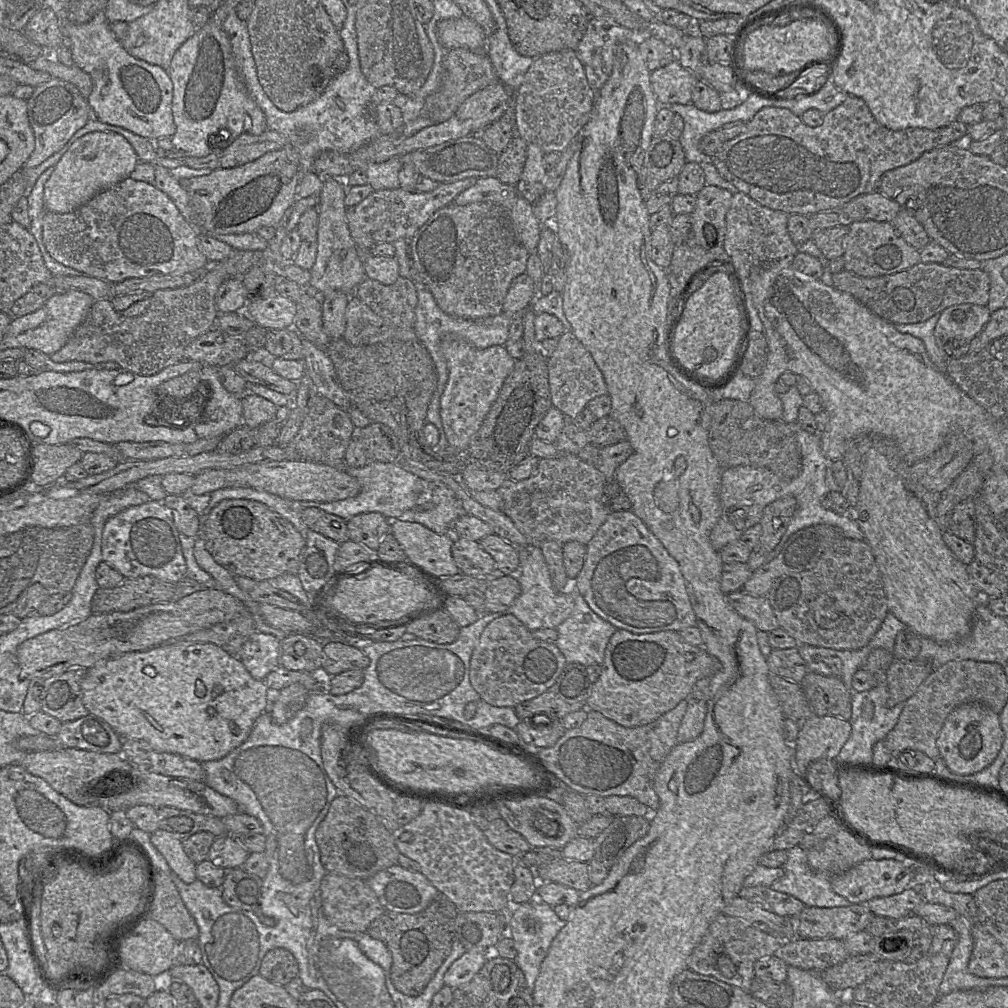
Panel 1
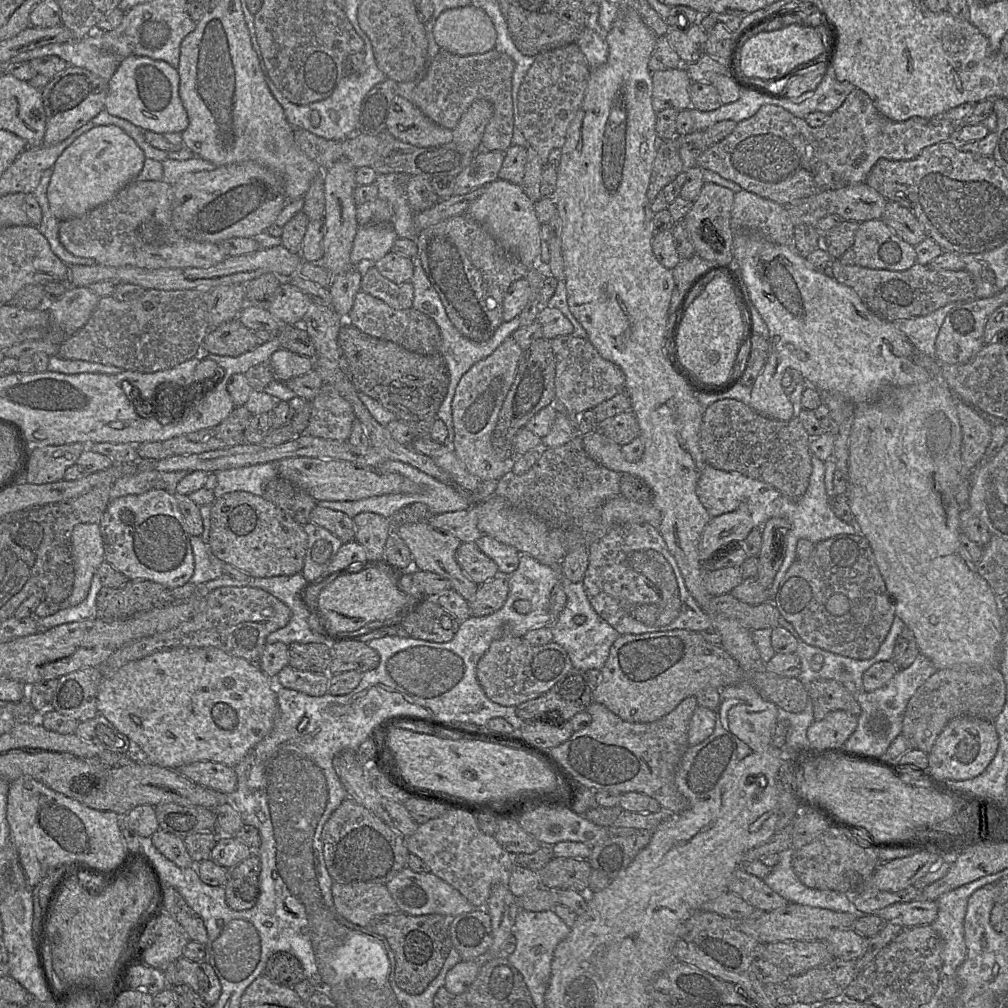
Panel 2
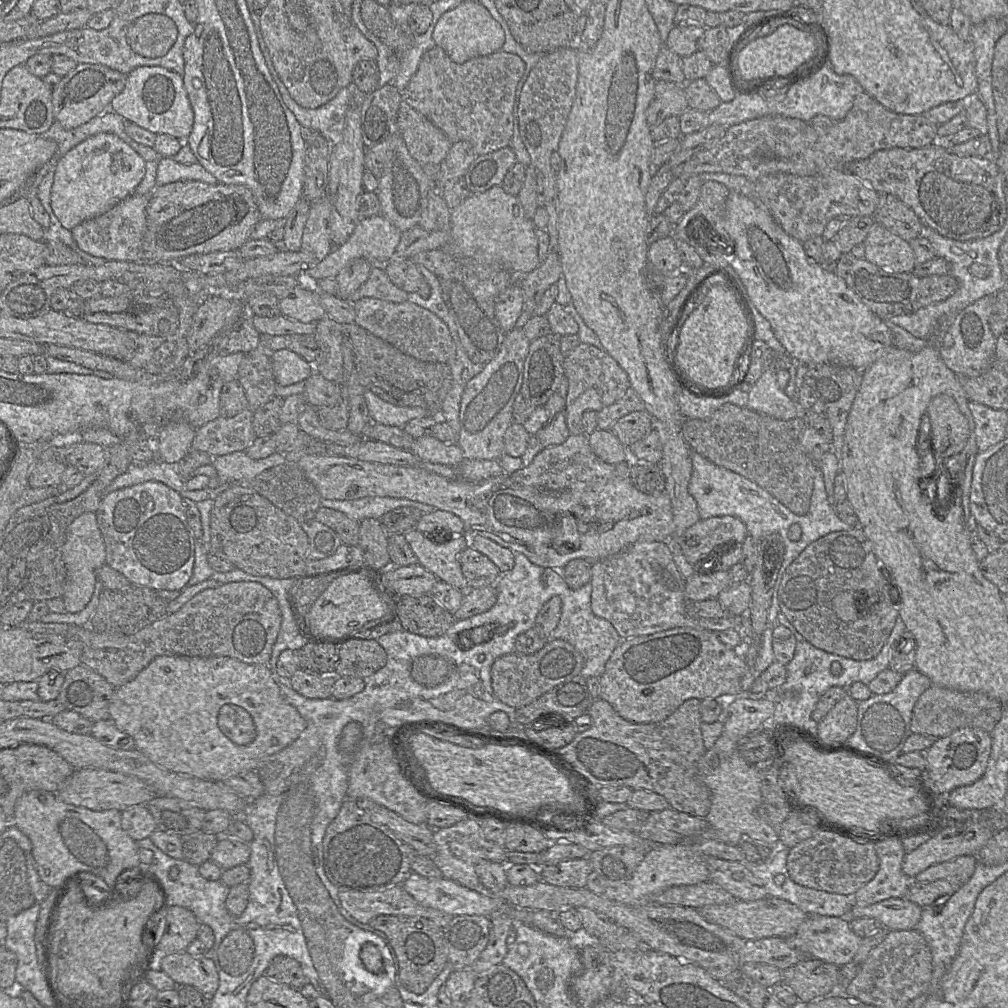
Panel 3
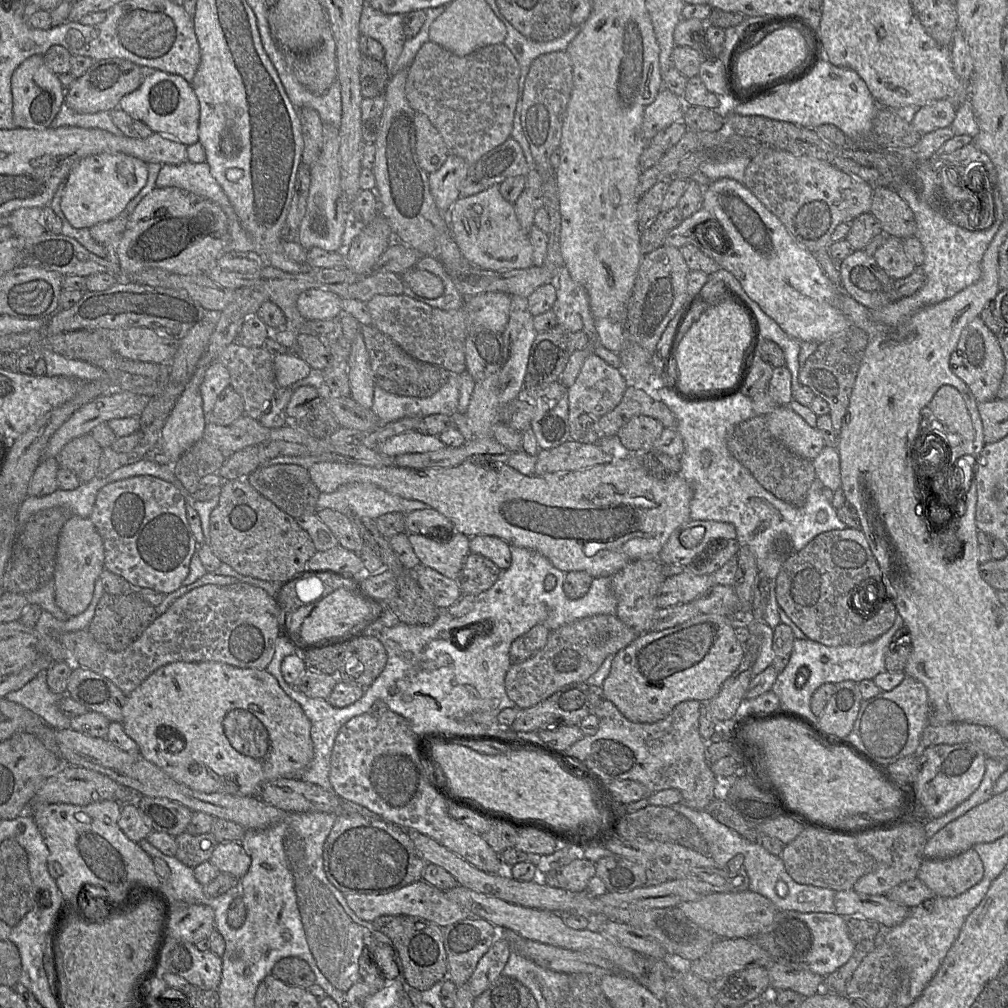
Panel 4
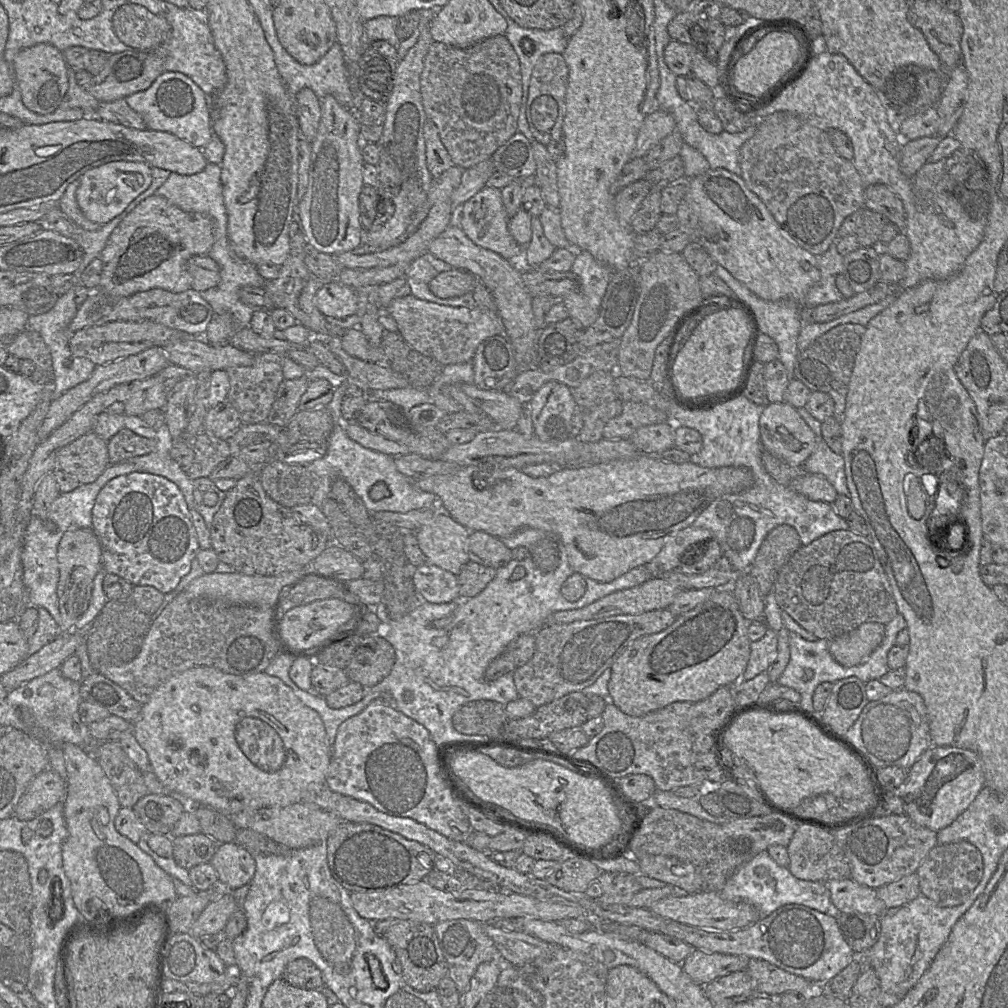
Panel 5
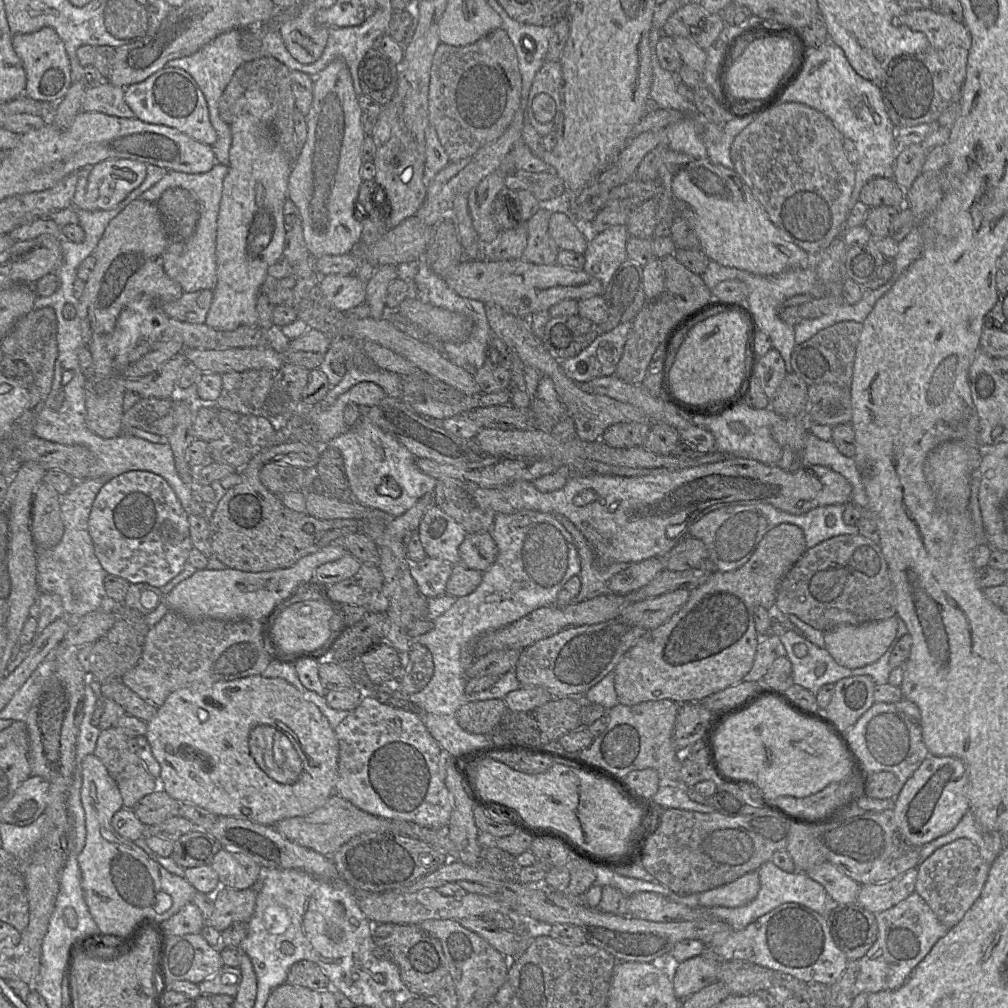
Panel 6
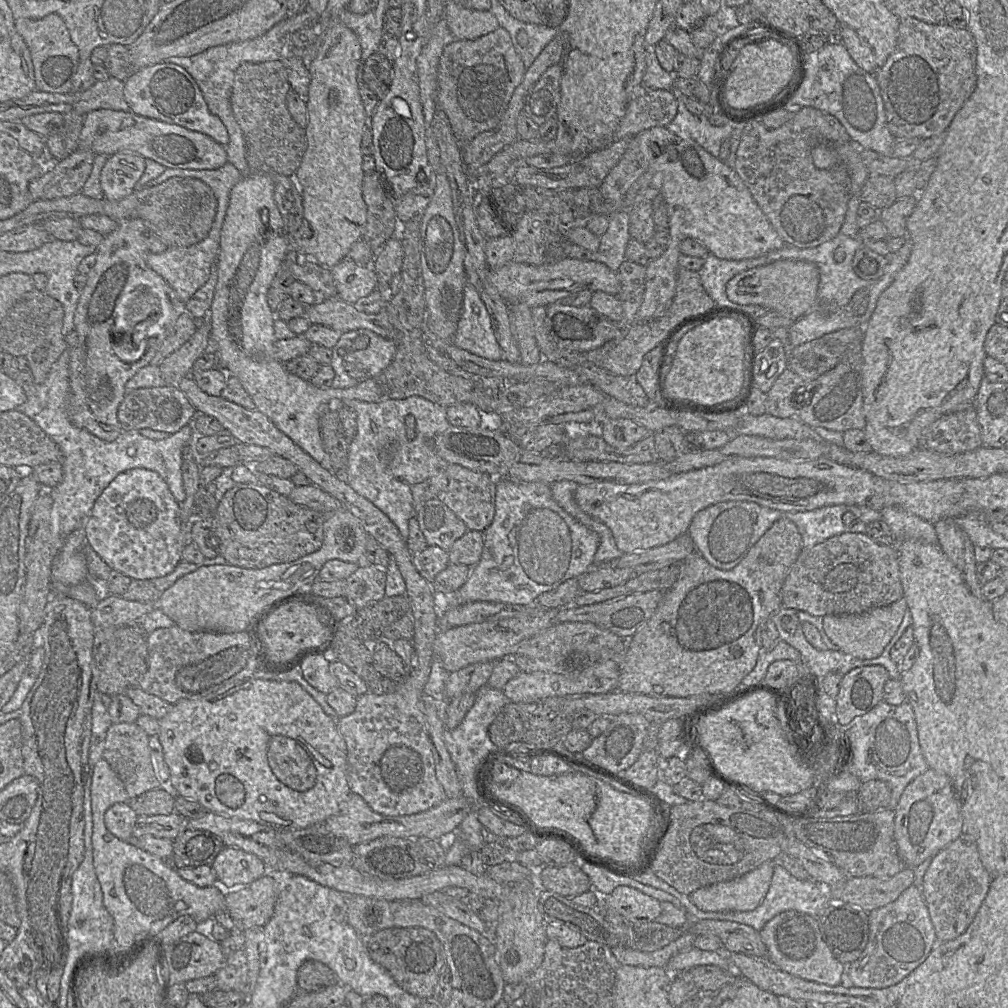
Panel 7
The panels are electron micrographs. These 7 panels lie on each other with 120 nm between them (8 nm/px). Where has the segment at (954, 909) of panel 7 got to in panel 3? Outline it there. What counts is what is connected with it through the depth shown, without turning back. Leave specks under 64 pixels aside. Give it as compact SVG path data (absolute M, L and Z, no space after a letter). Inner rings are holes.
M962 855L950 861L931 865L916 875L917 882L933 882L948 880L952 883L965 884L975 872L977 865L976 856Z

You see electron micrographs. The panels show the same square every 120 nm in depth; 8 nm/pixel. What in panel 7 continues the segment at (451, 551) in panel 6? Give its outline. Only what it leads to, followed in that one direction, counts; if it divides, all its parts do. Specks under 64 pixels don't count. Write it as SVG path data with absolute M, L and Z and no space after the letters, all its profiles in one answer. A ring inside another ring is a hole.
M437 497L427 501L415 516L428 546L438 546L447 552L468 531L466 524Z

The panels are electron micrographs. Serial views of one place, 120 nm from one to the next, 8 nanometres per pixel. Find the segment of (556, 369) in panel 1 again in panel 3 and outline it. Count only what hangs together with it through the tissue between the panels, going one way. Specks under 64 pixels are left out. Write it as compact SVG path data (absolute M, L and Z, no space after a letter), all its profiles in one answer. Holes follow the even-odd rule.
M580 343L564 356L563 371L568 380L565 410L570 435L581 434L581 418L585 411L599 412L620 399L630 387L628 375L621 366L604 350L586 343Z

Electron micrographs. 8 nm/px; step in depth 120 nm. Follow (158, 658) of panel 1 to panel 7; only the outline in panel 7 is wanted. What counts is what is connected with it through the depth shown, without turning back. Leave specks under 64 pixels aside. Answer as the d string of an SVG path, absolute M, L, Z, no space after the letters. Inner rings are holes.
M247 678L226 684L218 691L200 698L185 698L172 704L170 711L159 719L158 738L164 761L169 768L167 786L175 794L199 803L206 811L232 819L257 822L275 831L297 830L323 824L337 814L349 796L347 783L347 749L338 731L336 719L327 716L319 704L296 682Z

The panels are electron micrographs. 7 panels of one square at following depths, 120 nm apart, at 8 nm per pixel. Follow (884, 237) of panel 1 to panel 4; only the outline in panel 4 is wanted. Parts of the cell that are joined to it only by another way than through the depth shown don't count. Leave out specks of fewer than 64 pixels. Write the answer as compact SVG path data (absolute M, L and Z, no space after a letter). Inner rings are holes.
M887 236L873 255L877 265L893 280L909 276L916 265L904 251L902 240Z

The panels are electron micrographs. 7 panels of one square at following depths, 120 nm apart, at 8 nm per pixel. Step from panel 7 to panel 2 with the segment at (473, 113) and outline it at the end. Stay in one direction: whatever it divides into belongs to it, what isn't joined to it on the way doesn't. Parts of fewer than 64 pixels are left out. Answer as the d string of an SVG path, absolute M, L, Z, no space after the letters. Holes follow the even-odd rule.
M441 49L431 62L425 77L414 88L411 102L434 123L453 130L475 100L489 101L493 106L493 115L482 136L482 149L505 152L512 145L514 128L512 105L514 68L514 61L495 49L469 56L458 56Z

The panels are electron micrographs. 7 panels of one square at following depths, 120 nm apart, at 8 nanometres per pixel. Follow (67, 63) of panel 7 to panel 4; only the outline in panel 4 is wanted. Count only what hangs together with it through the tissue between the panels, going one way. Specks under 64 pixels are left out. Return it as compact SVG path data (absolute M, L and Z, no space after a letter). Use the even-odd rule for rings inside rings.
M36 54L24 60L11 76L12 111L15 127L32 129L50 127L64 103L65 91L58 75L45 64L43 55Z

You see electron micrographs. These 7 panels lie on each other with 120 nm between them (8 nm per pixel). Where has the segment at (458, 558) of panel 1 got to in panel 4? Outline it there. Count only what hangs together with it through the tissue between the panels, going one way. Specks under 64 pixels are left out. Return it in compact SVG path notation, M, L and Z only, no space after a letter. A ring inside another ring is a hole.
M470 552L458 578L463 595L477 596L488 590L499 578L501 572L488 558Z

